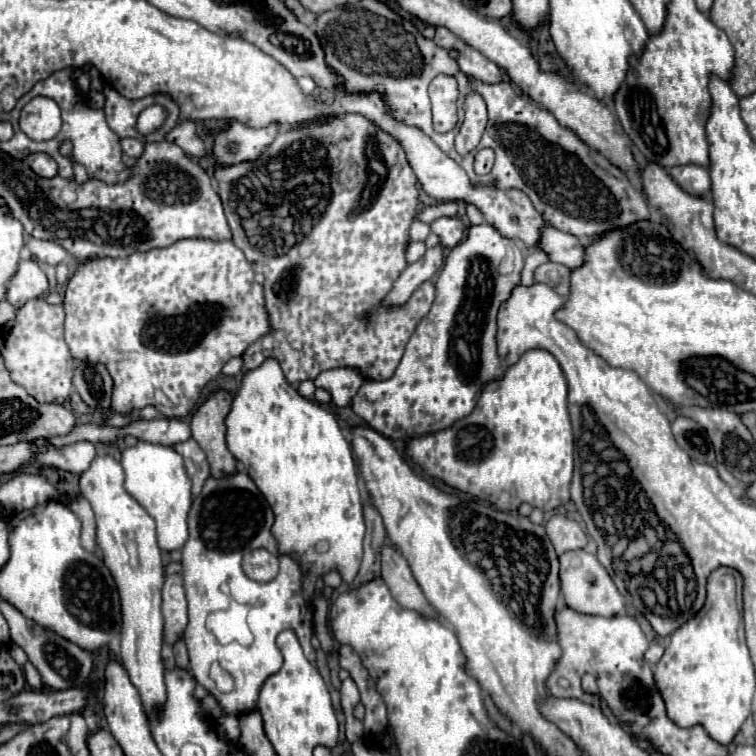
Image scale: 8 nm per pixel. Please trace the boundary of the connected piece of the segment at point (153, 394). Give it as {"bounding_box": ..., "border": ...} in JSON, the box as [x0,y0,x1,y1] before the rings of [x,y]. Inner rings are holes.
{"bounding_box":[65,240,269,418],"border":[[[179,240],[167,248],[155,248],[149,252],[135,252],[127,258],[103,258],[89,260],[77,266],[75,276],[69,280],[65,290],[65,342],[71,350],[73,358],[85,362],[101,362],[109,370],[113,378],[113,394],[111,394],[111,410],[119,414],[129,414],[133,410],[141,410],[147,406],[155,406],[167,418],[187,418],[201,400],[205,386],[221,374],[221,368],[227,360],[241,356],[249,344],[253,344],[259,336],[269,332],[267,312],[263,306],[263,286],[253,280],[253,268],[243,256],[239,248],[231,240],[213,242],[213,240]]]}

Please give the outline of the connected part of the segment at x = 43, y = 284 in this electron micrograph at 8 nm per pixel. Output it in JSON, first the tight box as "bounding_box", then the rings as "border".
{"bounding_box":[7,260,49,308],"border":[[[21,260],[15,280],[11,280],[9,284],[7,300],[15,308],[21,308],[27,300],[45,296],[47,292],[49,292],[49,282],[39,264],[35,260]]]}

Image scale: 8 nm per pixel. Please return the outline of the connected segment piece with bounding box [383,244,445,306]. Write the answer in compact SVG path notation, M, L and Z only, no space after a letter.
M437 244L435 248L429 248L425 252L425 256L413 264L409 264L403 270L403 276L399 276L399 280L395 282L395 288L389 292L387 300L383 304L387 306L395 306L395 304L405 304L411 296L411 292L433 278L433 274L443 266L443 246Z

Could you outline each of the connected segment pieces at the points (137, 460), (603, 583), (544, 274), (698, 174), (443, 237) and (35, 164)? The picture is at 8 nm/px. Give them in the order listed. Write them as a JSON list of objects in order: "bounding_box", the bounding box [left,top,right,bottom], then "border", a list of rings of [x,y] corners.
[{"bounding_box":[121,440,191,552],"border":[[[139,440],[137,446],[123,450],[121,466],[125,470],[125,490],[147,510],[157,524],[157,542],[165,552],[181,550],[189,540],[187,516],[191,508],[191,480],[185,472],[183,458],[169,446]]]},{"bounding_box":[559,550,625,618],"border":[[[573,550],[573,552],[565,552],[563,556],[559,556],[559,562],[561,562],[561,572],[559,572],[561,590],[563,590],[563,598],[565,598],[567,606],[571,606],[573,610],[583,612],[583,614],[605,616],[605,618],[623,614],[625,598],[619,594],[611,576],[599,564],[595,554],[587,554],[583,550]]]},{"bounding_box":[535,262,571,298],"border":[[[547,262],[541,264],[535,270],[535,282],[543,282],[549,288],[553,288],[559,296],[569,298],[569,290],[571,290],[571,270],[563,264],[555,264],[555,262]]]},{"bounding_box":[669,164,711,196],"border":[[[685,164],[685,166],[673,166],[669,168],[669,174],[675,178],[675,182],[695,194],[695,196],[703,196],[709,192],[709,186],[711,186],[711,178],[709,178],[709,172],[707,168],[699,166],[699,164]]]},{"bounding_box":[431,218,467,248],"border":[[[439,218],[431,228],[445,248],[455,248],[467,236],[467,226],[459,218]]]},{"bounding_box":[27,152,57,178],"border":[[[37,152],[37,154],[31,154],[27,158],[27,164],[31,166],[31,170],[41,176],[41,178],[53,178],[57,174],[57,164],[51,156],[43,154],[43,152]]]}]

